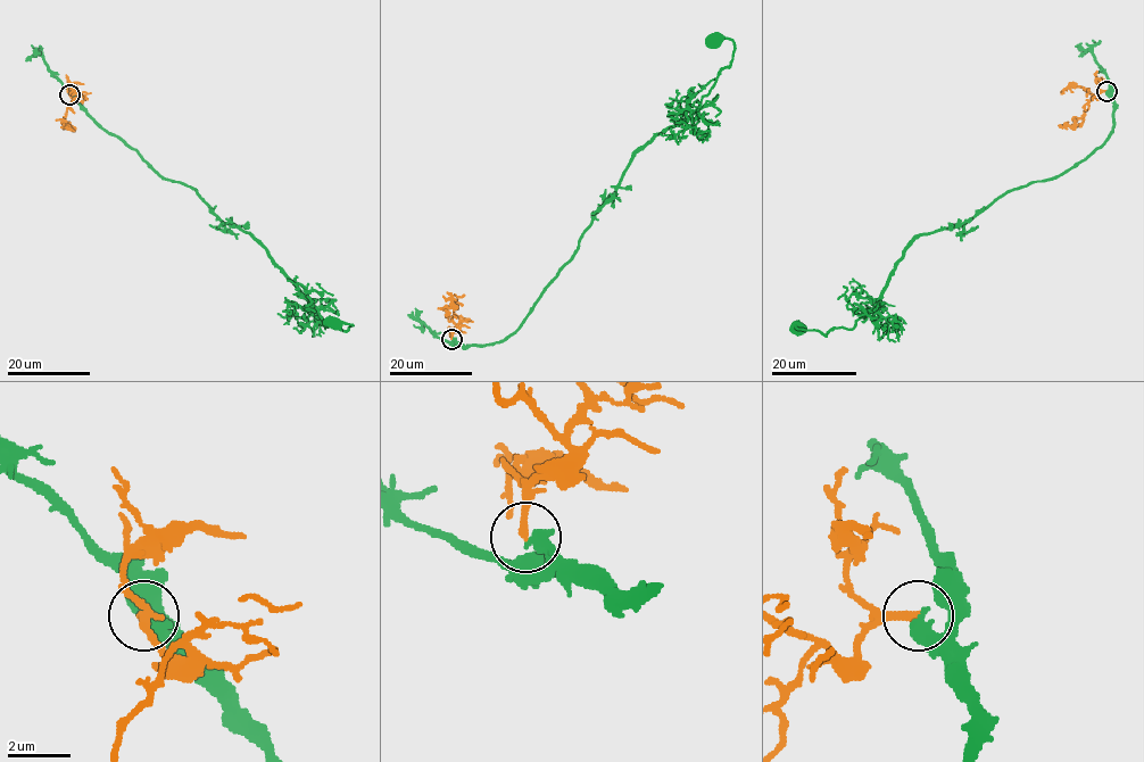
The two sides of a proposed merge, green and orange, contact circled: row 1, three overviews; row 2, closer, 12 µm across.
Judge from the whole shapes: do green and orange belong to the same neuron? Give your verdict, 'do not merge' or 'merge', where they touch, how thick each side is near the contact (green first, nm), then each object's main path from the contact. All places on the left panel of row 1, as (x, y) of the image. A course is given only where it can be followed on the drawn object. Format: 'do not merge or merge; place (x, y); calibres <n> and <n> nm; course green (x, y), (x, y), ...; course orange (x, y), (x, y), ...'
do not merge; place (69, 94); calibres 420 and 240 nm; course green (71, 94), (165, 180), (196, 191), (224, 223), (249, 233), (328, 324), (346, 330), (351, 325), (323, 321); course orange (71, 94), (75, 99), (66, 112), (64, 121), (69, 127), (65, 126)

